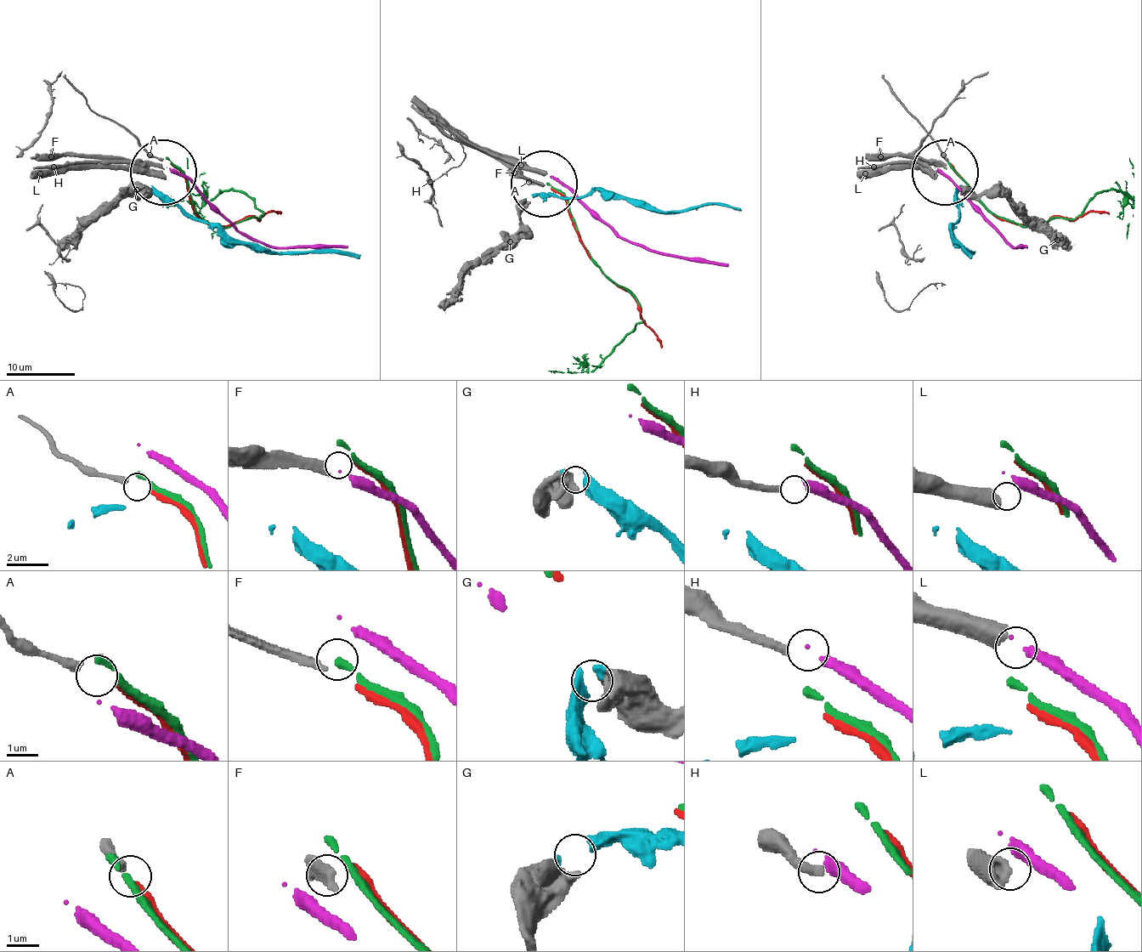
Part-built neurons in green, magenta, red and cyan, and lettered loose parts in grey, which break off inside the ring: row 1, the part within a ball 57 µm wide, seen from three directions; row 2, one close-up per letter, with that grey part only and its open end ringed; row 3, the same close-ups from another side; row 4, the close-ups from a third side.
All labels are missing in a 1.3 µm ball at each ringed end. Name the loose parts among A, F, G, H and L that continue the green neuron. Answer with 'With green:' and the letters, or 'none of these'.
With green: none of these

